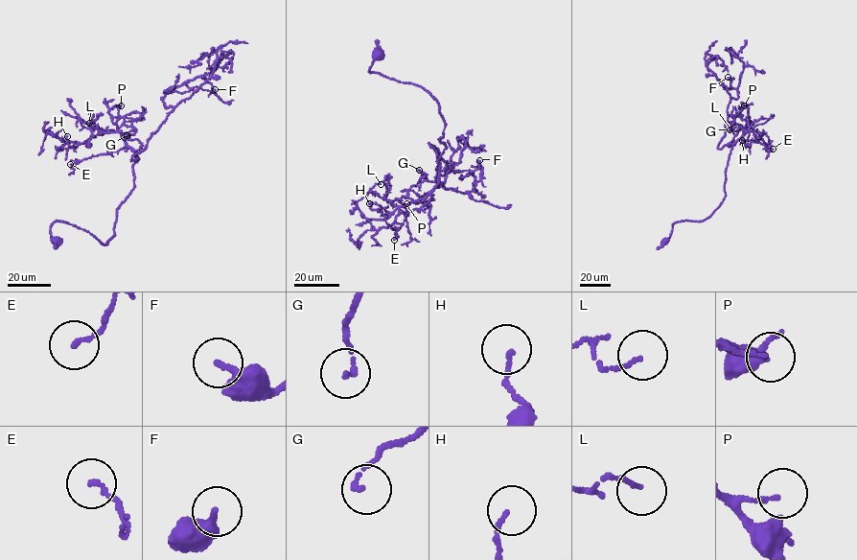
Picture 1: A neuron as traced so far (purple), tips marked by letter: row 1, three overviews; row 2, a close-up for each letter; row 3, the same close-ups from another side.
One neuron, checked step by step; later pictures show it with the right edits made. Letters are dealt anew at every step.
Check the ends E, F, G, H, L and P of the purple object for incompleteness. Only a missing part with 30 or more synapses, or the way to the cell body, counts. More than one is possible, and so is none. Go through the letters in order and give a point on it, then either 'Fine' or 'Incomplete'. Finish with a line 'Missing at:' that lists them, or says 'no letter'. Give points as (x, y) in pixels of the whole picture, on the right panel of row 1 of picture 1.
E: Place: (773, 149). Fine
F: Place: (728, 77). Fine
G: Place: (729, 129). Fine
H: Place: (742, 140). Fine
L: Place: (729, 129). Fine
P: Place: (744, 105). Fine
Missing at: no letter

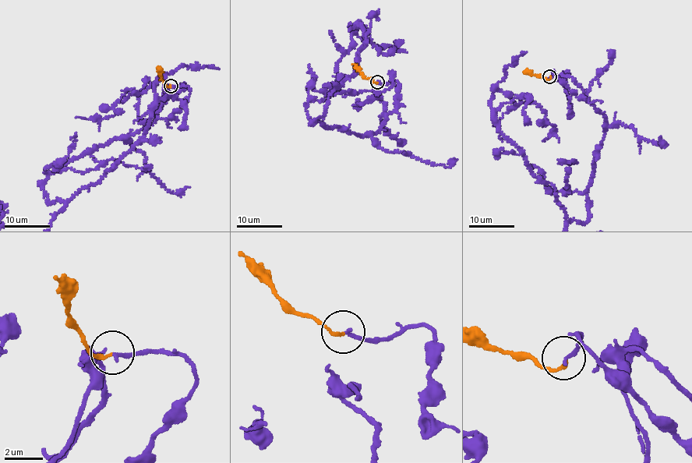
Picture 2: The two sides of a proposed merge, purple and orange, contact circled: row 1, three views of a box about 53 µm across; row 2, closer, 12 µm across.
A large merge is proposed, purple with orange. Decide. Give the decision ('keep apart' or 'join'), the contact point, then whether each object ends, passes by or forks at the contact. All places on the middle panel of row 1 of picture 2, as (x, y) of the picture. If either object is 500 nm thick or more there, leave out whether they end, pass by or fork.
join; place (377, 82); purple ends; orange ends

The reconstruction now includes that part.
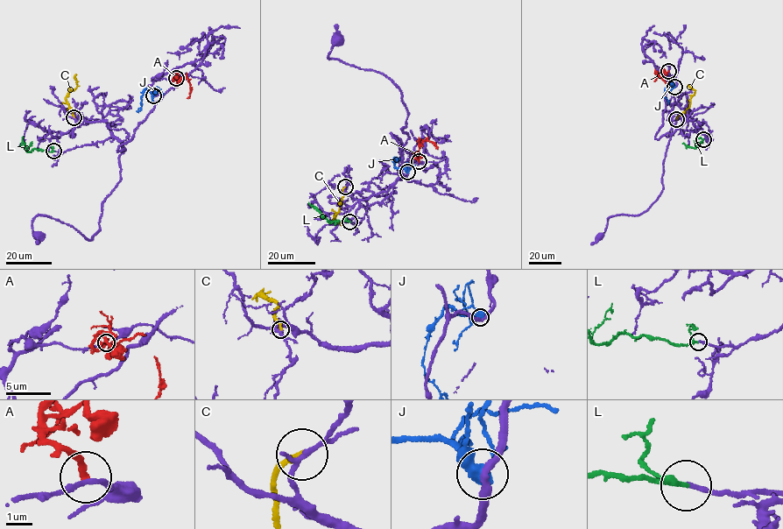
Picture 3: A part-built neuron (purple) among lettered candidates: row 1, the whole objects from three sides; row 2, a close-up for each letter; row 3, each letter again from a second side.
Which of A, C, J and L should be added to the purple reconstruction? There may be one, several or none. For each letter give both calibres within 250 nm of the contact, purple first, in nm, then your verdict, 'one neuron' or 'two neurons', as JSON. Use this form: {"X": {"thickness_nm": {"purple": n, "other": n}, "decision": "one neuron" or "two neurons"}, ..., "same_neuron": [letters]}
{"A": {"thickness_nm": {"purple": 180, "other": 260}, "decision": "two neurons"}, "C": {"thickness_nm": {"purple": 200, "other": 240}, "decision": "two neurons"}, "J": {"thickness_nm": {"purple": 280, "other": 550}, "decision": "two neurons"}, "L": {"thickness_nm": {"purple": 190, "other": 200}, "decision": "one neuron"}, "same_neuron": ["L"]}

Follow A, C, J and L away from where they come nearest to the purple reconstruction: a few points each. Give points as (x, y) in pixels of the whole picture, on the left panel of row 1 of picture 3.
A: (176, 78), (173, 80), (173, 76), (179, 80), (186, 76), (190, 87), (186, 98)
C: (74, 117), (67, 95), (76, 87), (76, 74)
J: (153, 95), (144, 88), (141, 109), (137, 111)
L: (53, 151), (33, 149), (28, 151), (22, 137)

